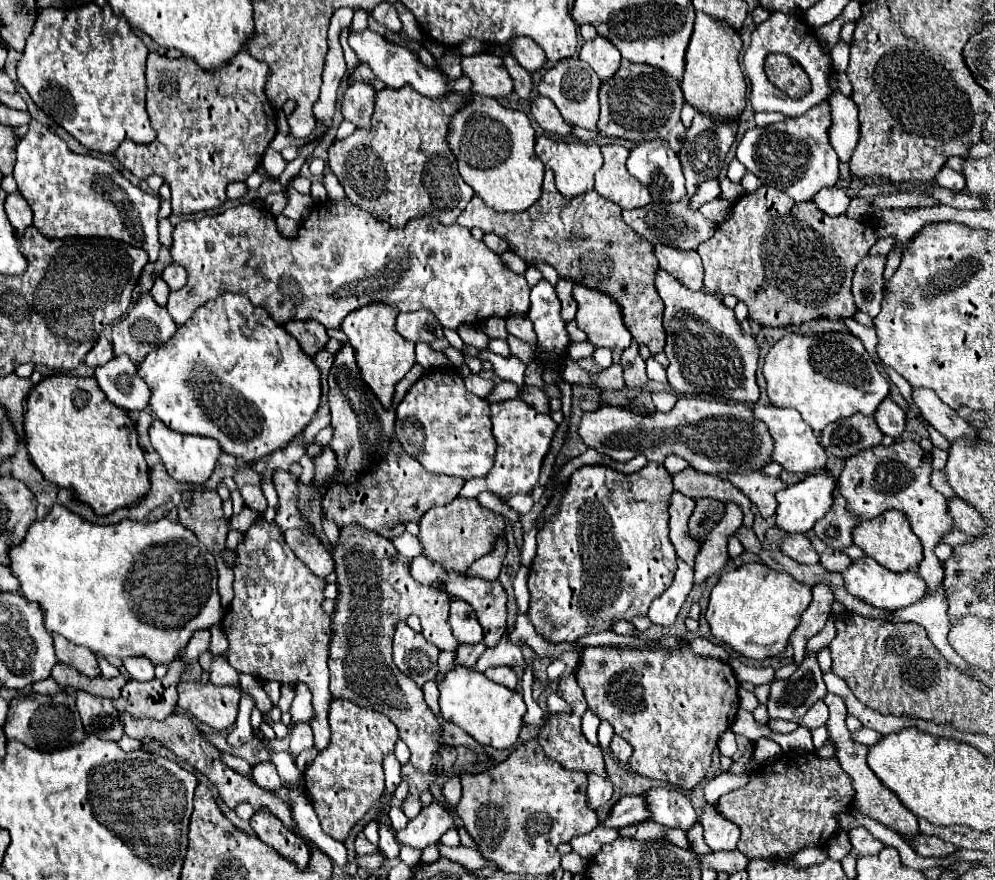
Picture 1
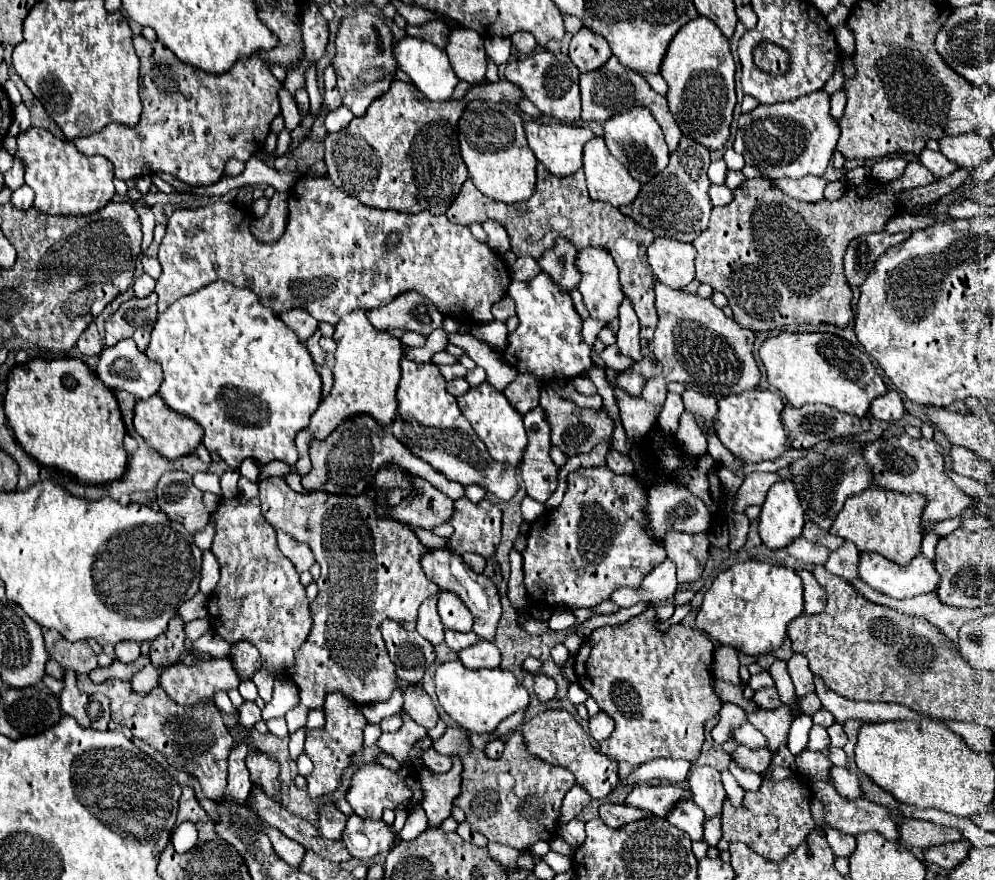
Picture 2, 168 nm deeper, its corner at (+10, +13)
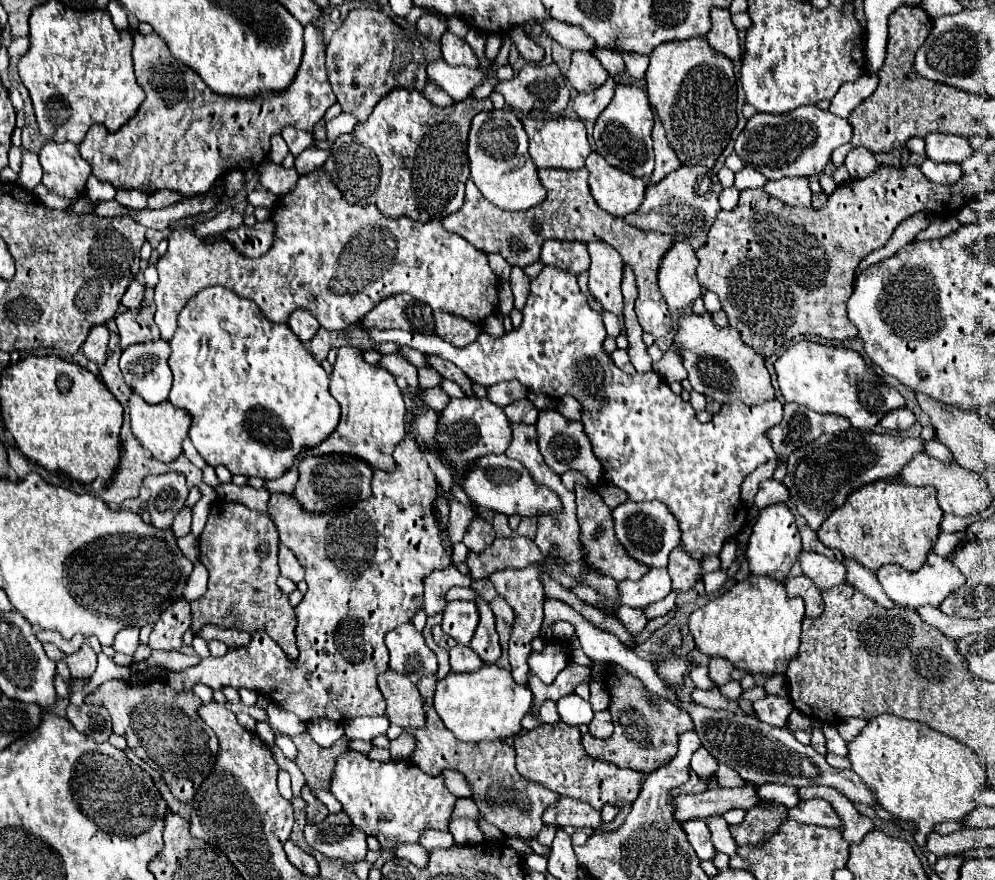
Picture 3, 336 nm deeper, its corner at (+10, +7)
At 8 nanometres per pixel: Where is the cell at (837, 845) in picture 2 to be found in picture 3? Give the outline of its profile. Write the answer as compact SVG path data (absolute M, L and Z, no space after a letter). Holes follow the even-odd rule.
M800 787L798 788L798 794L801 800L822 798L830 802L832 808L836 810L838 818L842 820L842 832L844 832L844 838L850 844L858 842L864 834L868 834L872 830L872 820L866 818L866 816L862 816L846 796L832 787Z

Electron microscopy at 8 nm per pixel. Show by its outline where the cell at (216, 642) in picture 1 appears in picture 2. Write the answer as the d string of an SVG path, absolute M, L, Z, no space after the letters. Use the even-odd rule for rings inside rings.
M198 618L198 620L192 620L192 622L184 624L184 632L190 640L198 640L208 630L210 630L210 618Z

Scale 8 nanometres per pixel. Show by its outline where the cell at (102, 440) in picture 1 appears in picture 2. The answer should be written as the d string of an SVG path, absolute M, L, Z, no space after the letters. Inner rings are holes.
M28 360L8 374L4 410L18 444L42 466L70 472L84 484L100 486L126 472L124 436L116 396L82 360Z

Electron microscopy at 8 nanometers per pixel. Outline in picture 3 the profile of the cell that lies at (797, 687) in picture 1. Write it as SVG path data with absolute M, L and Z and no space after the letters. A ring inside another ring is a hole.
M766 696L766 698L754 702L754 710L762 722L784 728L794 706L788 696Z

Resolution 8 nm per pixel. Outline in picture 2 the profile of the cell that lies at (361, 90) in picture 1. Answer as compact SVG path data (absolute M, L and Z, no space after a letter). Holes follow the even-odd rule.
M366 10L352 12L340 26L336 36L336 56L332 60L338 76L338 90L342 96L342 104L352 110L354 116L362 116L366 108L388 90L394 80L396 62L392 58L394 38L390 28Z

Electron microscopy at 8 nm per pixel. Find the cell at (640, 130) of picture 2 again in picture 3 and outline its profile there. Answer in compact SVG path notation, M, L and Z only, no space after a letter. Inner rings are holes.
M618 80L614 88L614 98L612 102L604 108L604 112L598 116L594 124L594 142L596 142L596 152L602 154L612 166L648 180L652 170L654 170L654 150L652 150L652 110L648 104L646 90L628 82L628 80Z

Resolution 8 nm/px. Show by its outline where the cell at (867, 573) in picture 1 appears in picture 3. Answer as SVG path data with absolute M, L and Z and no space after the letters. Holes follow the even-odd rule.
M934 552L928 554L926 564L916 572L908 572L902 566L896 566L896 564L886 564L878 570L878 580L880 580L884 592L890 600L904 604L904 606L910 606L910 608L940 606L956 588L960 588L964 584L962 572L948 558L938 556Z

